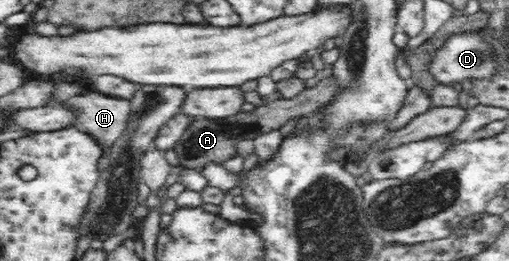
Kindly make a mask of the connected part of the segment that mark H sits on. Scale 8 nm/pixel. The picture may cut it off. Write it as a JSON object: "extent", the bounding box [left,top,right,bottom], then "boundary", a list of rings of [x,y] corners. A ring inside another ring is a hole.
{"extent":[71,92,131,148],"boundary":[[[89,92],[71,98],[71,107],[78,114],[74,126],[90,135],[97,145],[112,148],[123,134],[127,116],[131,112],[130,100]]]}

